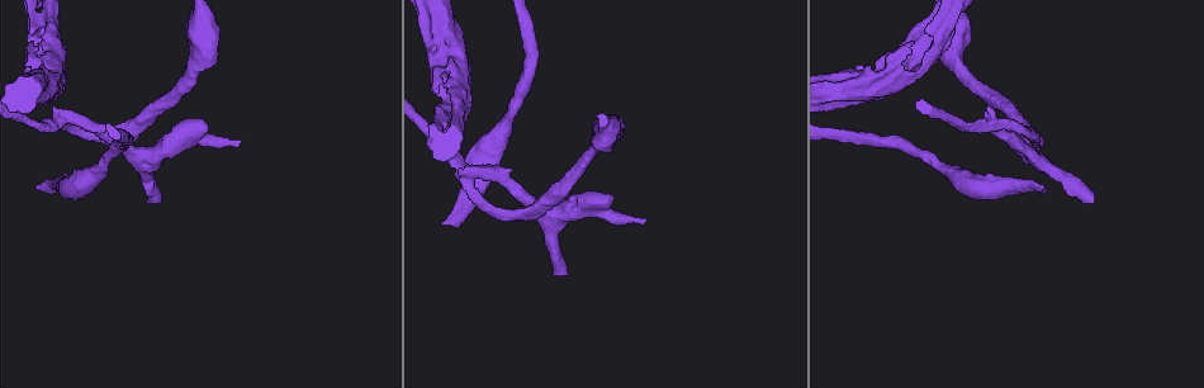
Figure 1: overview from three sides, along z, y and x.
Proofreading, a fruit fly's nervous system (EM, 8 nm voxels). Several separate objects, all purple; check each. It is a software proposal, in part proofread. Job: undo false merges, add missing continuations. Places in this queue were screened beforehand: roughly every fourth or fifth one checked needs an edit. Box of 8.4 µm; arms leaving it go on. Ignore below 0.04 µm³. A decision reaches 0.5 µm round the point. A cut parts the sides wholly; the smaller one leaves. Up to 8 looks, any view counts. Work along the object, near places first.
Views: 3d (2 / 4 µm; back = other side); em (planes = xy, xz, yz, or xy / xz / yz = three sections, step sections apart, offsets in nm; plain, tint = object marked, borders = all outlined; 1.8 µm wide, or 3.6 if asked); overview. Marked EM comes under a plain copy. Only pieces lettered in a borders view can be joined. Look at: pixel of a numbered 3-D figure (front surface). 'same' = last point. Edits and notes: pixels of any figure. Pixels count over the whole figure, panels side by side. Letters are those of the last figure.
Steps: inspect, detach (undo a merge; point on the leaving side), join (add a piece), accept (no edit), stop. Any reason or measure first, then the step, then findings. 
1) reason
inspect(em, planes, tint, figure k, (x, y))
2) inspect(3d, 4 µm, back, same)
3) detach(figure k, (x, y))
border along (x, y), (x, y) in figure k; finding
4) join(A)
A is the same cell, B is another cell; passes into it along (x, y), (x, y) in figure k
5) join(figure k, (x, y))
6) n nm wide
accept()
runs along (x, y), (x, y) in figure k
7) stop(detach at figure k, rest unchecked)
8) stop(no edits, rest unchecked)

free end
inspect(em, yz, step 8, tint, figure 1, (567, 275))

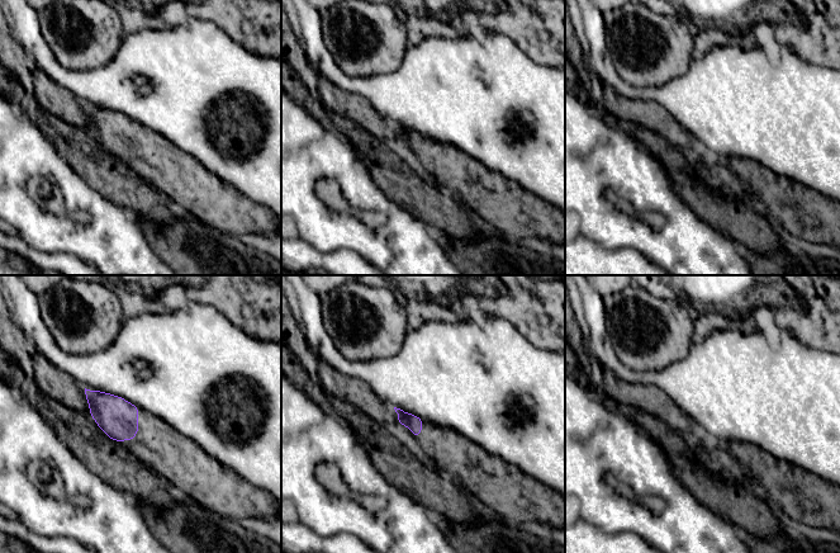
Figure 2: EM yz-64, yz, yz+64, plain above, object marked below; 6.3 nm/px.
another direction
inspect(em, planes, borders, same)

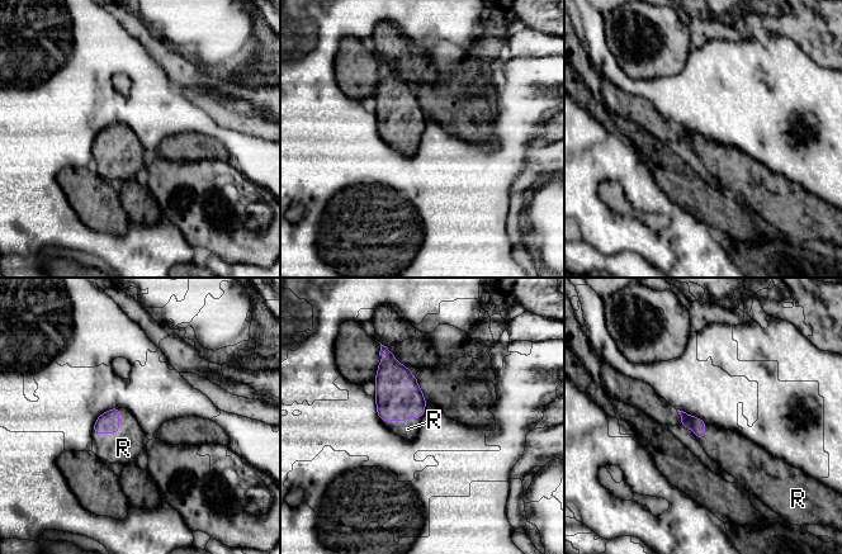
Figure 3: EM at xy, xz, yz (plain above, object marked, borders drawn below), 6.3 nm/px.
join(R)
R is the same cell; the neuron continues

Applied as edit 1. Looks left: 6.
an open end
inspect(em, planes, borders, figure 1, (644, 221))

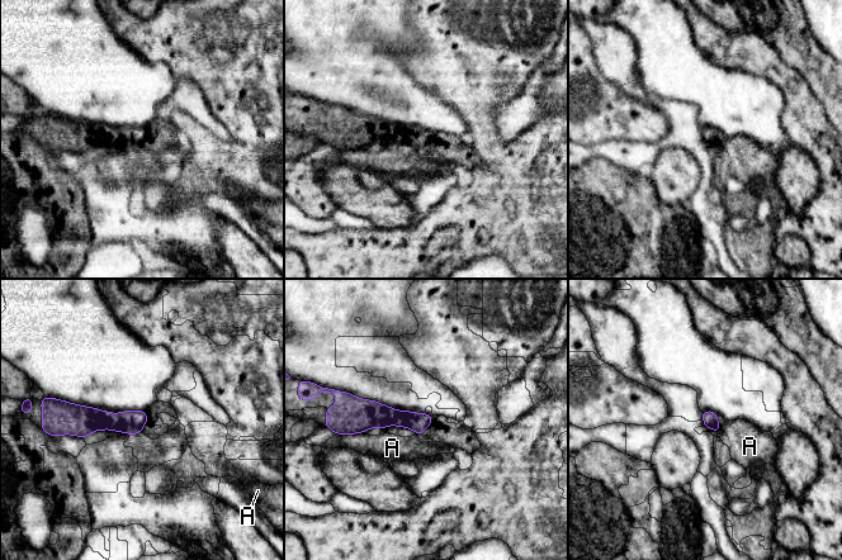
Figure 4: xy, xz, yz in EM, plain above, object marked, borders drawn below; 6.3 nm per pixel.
accept()
A is another cell; border along (363, 431), (339, 435) in figure 4; none of them fits

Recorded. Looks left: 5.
a fork
inspect(em, 3.6 µm, xy, step 8, borders, figure 1, (58, 44))

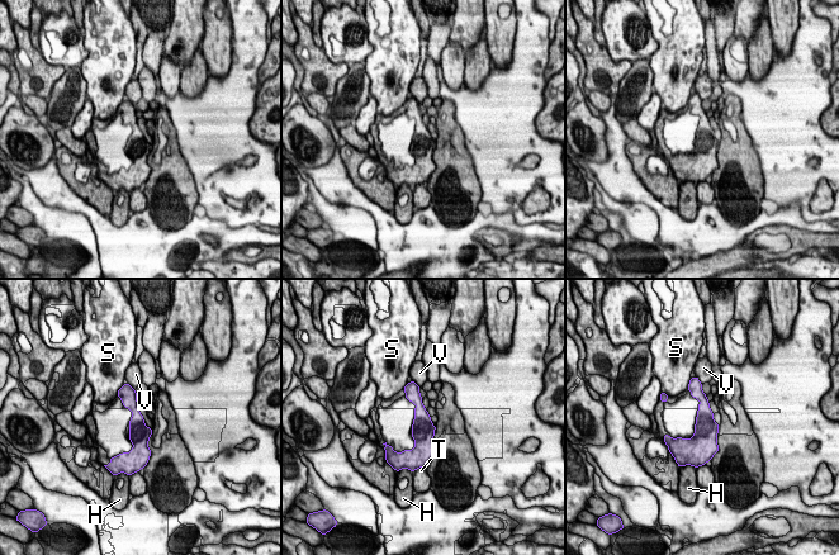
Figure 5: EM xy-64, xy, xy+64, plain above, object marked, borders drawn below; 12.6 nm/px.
240 nm wide
accept()
H, S, T and V are other cells; runs along (412, 387), (422, 418), (422, 458) in figure 5; all the same neuron

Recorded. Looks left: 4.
stop(join at figure 3, rest unchecked)

